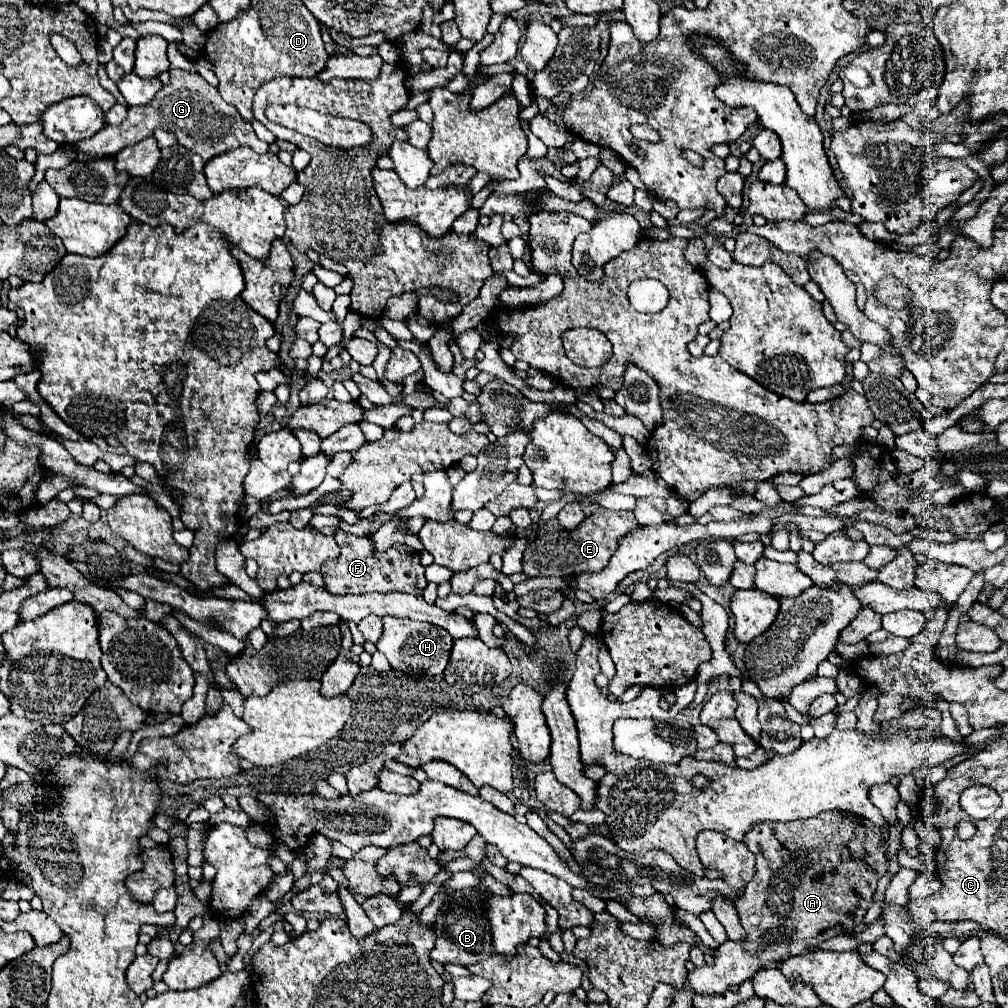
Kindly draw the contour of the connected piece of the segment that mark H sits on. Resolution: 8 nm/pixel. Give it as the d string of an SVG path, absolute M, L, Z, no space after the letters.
M384 617L384 631L382 637L376 641L376 647L380 653L388 657L388 663L392 669L404 671L404 673L424 673L424 675L442 675L450 649L452 649L452 637L450 633L444 633L444 629L428 623L418 623L412 619L400 619L400 617Z

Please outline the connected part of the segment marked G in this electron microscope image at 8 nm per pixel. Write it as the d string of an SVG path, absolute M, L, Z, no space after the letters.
M170 67L168 73L170 73L170 83L164 85L156 93L156 97L150 101L150 105L130 107L128 117L124 119L122 125L118 125L118 127L108 125L100 133L96 133L94 137L84 139L84 141L76 141L72 145L74 159L84 163L84 161L112 157L112 155L120 153L122 149L136 145L142 139L150 137L156 129L172 131L178 137L180 145L184 145L192 153L198 153L204 161L208 161L220 153L226 153L230 149L242 147L242 145L248 145L256 153L268 151L268 143L264 143L256 137L252 125L248 121L244 121L240 117L240 113L236 113L236 107L228 105L220 97L216 87L208 85L198 73L190 73L186 69Z

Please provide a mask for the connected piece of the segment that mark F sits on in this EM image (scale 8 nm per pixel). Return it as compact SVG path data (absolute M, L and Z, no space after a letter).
M338 531L334 539L340 547L340 555L332 561L326 561L326 565L320 569L328 593L348 595L351 592L358 594L359 592L402 591L402 593L422 595L428 581L424 579L424 567L420 565L418 551L408 549L408 545L394 545L388 547L384 553L376 555L374 545L368 537L358 537Z

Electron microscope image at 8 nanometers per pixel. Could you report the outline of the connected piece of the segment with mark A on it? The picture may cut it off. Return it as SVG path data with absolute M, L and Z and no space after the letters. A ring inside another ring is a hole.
M844 811L820 813L818 817L808 821L756 825L756 829L752 829L752 833L748 833L744 841L748 849L756 855L756 875L744 889L744 901L736 905L740 923L748 933L748 941L744 941L744 945L736 945L734 941L722 943L722 947L718 947L716 951L714 965L698 967L688 975L688 985L698 995L724 993L730 985L744 983L762 967L782 963L792 955L802 955L806 953L808 947L816 947L822 941L842 935L840 929L860 925L866 915L866 909L872 903L876 883L888 869L888 859L880 849L882 843L880 831L868 819ZM856 821L864 821L868 825L868 857L860 861L852 861L848 853L844 853L844 845L842 845L844 841L852 839L852 825Z

